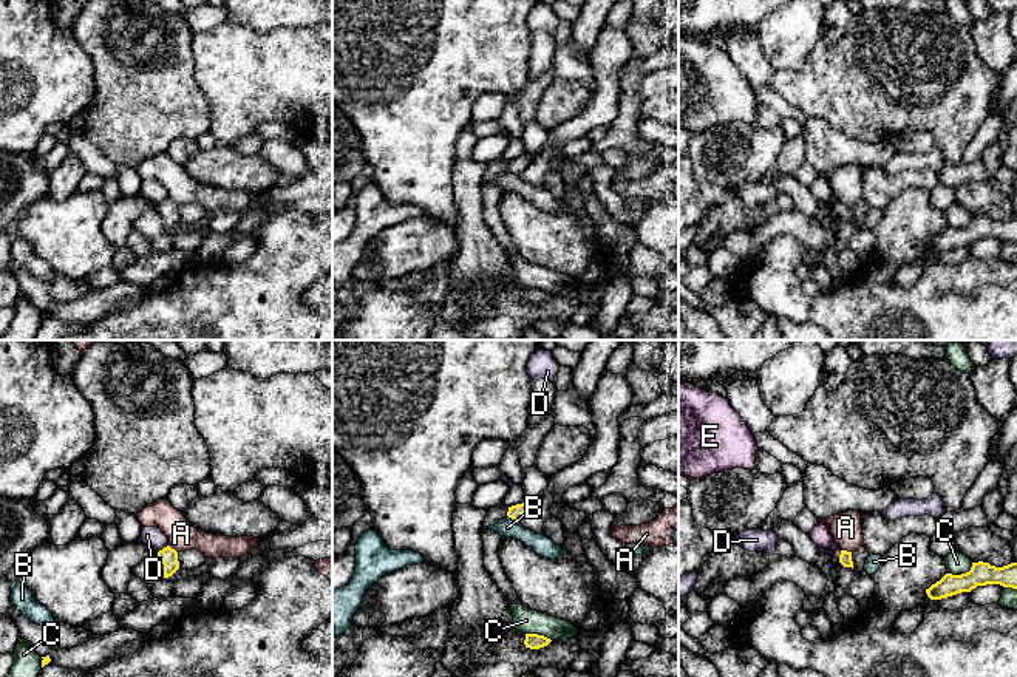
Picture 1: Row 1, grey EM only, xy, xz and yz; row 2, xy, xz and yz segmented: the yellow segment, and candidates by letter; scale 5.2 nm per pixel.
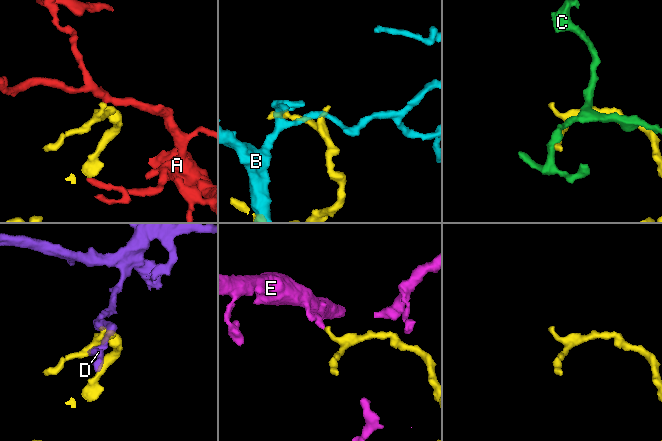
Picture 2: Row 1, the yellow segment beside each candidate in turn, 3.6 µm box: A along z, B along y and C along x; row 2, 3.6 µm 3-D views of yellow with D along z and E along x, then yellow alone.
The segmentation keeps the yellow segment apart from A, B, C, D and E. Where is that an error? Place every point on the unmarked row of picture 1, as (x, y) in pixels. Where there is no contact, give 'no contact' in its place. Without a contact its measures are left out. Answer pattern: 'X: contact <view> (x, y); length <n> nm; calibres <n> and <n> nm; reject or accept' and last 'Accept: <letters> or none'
A: contact yz (846, 204); length 60 nm; calibres 60 and 170 nm; reject
B: contact xz (513, 172); length 80 nm; calibres 80 and 100 nm; reject
C: contact yz (962, 227); length 150 nm; calibres 120 and 120 nm; reject
D: contact xy (164, 201); length 70 nm; calibres 100 and 110 nm; reject
E: contact yz (840, 209); length 50 nm; calibres 60 and 40 nm; accept
Accept: E

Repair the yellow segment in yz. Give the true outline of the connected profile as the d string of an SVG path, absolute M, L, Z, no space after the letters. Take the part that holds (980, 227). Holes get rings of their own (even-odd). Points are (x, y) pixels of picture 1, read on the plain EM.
M983 215L972 216L969 226L961 229L946 227L940 235L926 243L926 247L930 253L941 253L986 238L1017 243L1017 216L1003 221Z

